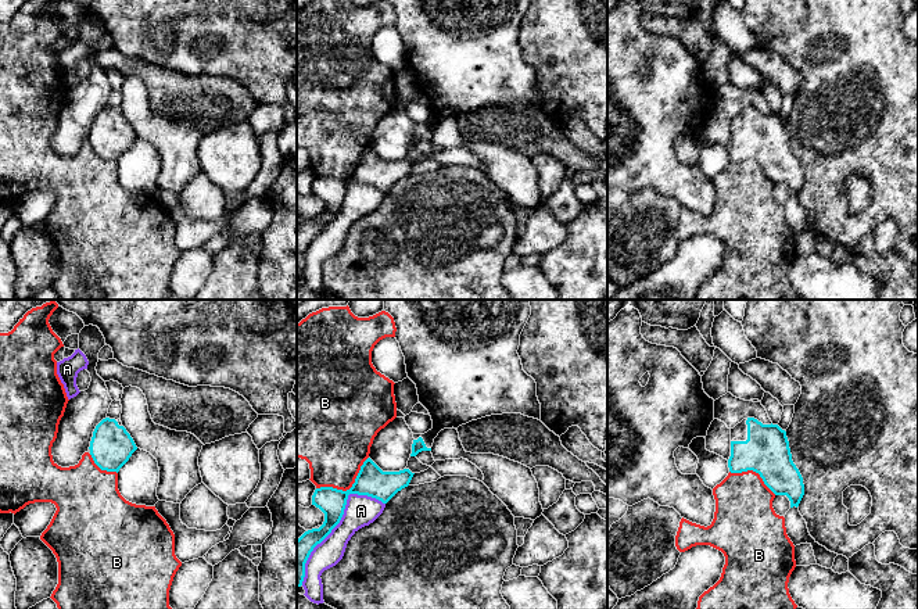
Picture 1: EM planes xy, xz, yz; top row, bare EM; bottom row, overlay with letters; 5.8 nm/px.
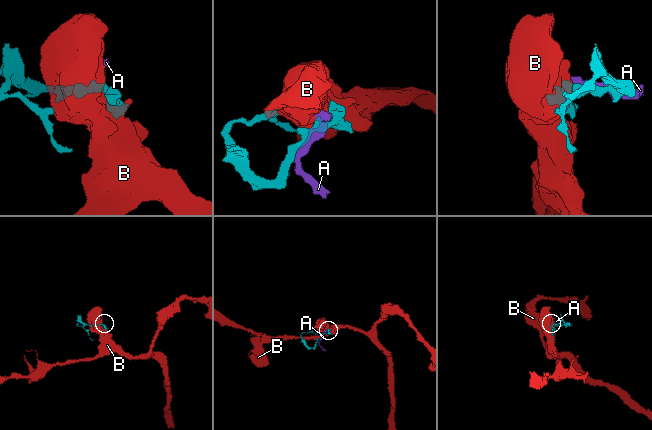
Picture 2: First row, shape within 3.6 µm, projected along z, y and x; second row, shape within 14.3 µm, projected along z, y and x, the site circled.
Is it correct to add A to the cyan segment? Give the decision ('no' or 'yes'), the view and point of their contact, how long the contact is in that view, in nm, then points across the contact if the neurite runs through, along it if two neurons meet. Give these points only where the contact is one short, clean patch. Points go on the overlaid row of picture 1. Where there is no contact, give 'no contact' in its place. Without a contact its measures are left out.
no; meets cyan in xz at (339, 522); contact 700 nm long

